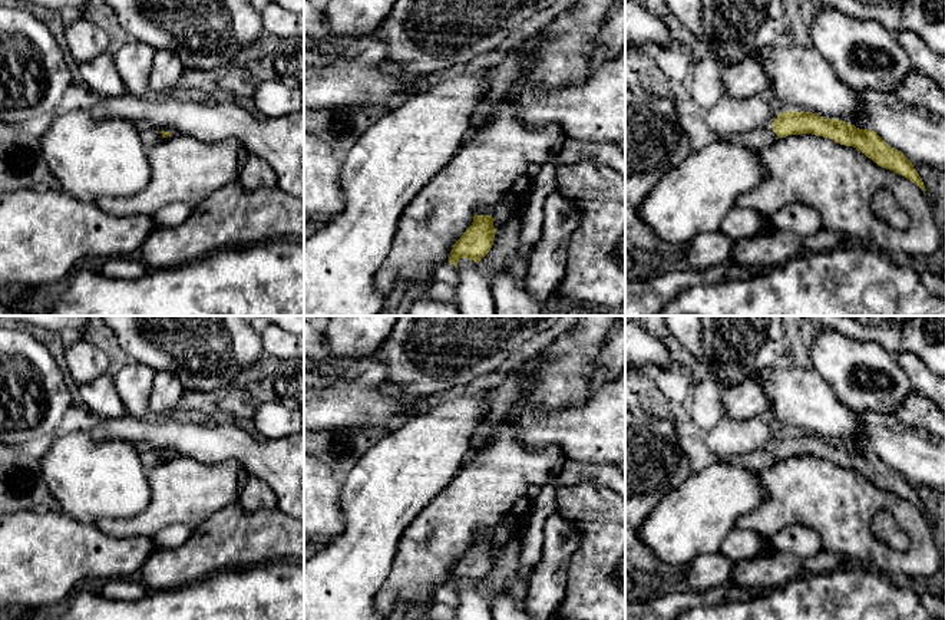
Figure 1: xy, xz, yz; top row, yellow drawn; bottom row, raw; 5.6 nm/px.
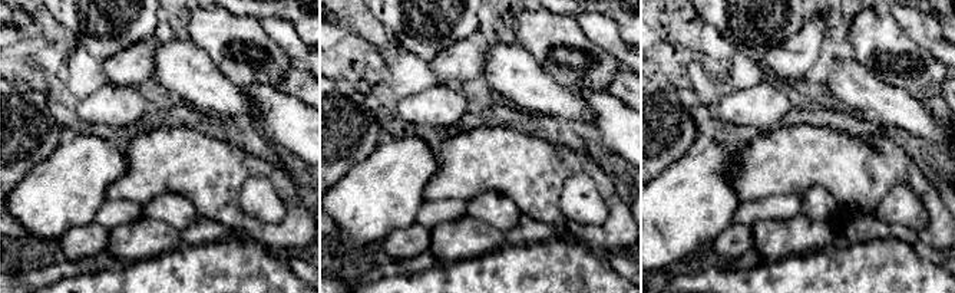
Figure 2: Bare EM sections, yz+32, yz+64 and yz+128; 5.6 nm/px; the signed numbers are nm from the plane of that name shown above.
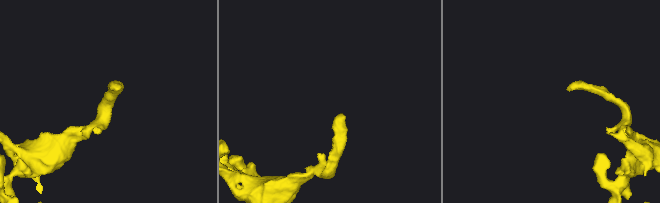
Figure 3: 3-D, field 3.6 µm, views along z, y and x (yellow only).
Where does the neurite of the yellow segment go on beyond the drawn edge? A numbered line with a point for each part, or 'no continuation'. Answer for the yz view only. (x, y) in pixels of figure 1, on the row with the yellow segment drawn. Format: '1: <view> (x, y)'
1: yz (765, 137)

